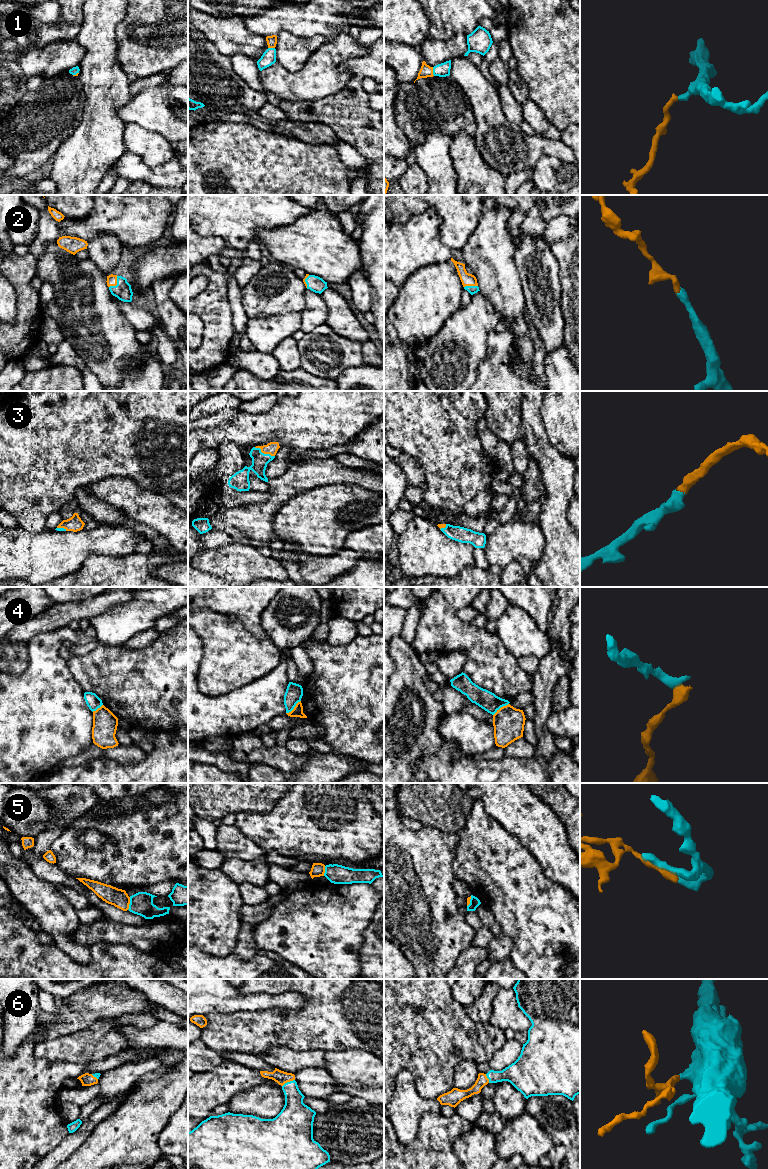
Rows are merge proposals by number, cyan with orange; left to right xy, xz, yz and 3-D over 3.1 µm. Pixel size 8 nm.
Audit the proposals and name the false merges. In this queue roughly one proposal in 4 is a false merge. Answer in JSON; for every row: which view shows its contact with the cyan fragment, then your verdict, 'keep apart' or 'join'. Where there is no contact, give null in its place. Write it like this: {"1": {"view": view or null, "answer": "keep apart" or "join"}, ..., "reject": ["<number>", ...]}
{"1": {"view": "yz", "answer": "join"}, "2": {"view": "xy", "answer": "join"}, "3": {"view": "xz", "answer": "join"}, "4": {"view": "xz", "answer": "keep apart"}, "5": {"view": "xy", "answer": "keep apart"}, "6": {"view": "xz", "answer": "join"}, "reject": ["4", "5"]}

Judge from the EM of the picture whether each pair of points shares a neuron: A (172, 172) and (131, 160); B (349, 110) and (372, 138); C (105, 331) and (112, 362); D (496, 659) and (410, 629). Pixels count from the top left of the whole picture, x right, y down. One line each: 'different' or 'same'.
A: same
B: same
C: same
D: different

